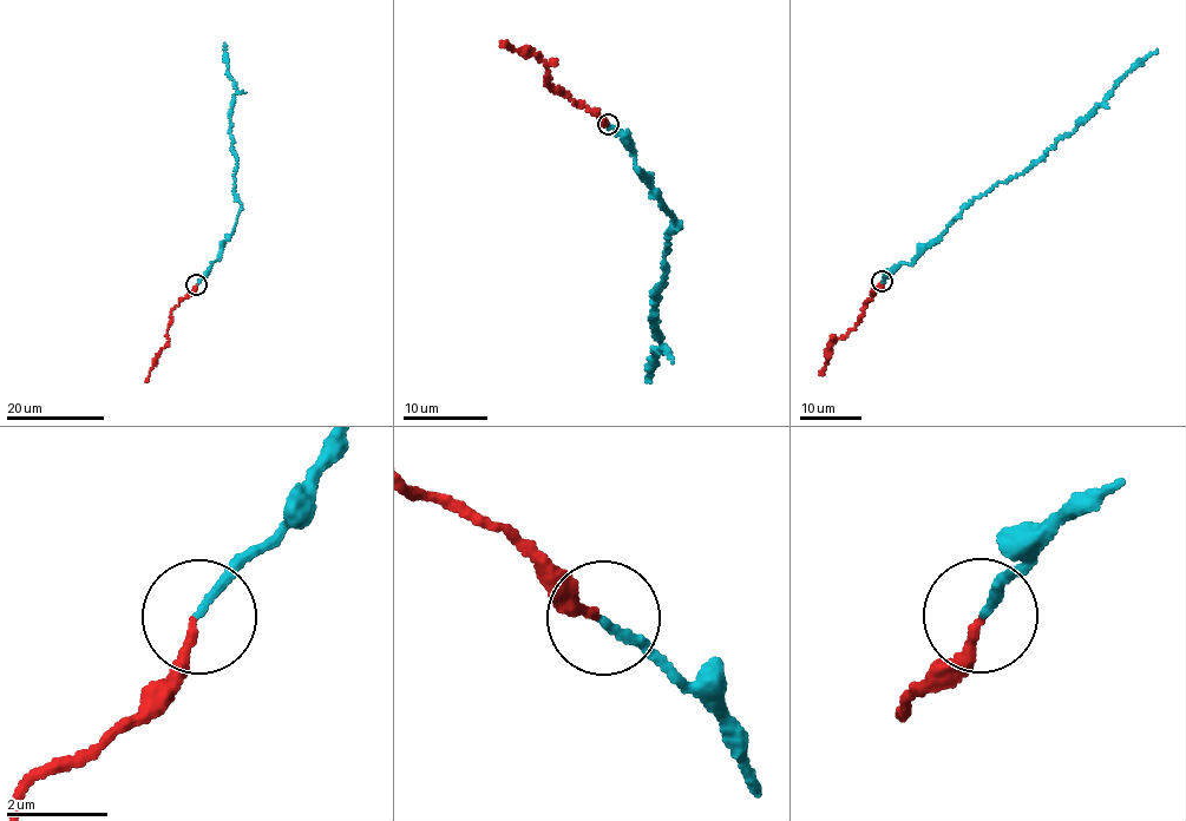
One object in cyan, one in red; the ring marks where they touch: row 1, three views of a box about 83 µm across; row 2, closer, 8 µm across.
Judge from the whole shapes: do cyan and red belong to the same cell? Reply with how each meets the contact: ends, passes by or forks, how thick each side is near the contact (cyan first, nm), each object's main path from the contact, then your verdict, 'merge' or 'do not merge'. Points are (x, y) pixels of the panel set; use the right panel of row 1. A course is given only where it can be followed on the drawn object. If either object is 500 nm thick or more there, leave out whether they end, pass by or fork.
cyan ends; red ends; calibres 160 and 160 nm; course cyan (883, 281), (903, 262), (911, 263), (977, 196), (1020, 175), (1043, 157), (1101, 104), (1116, 81), (1158, 48); course red (883, 281), (859, 323), (829, 348), (820, 375); merge

